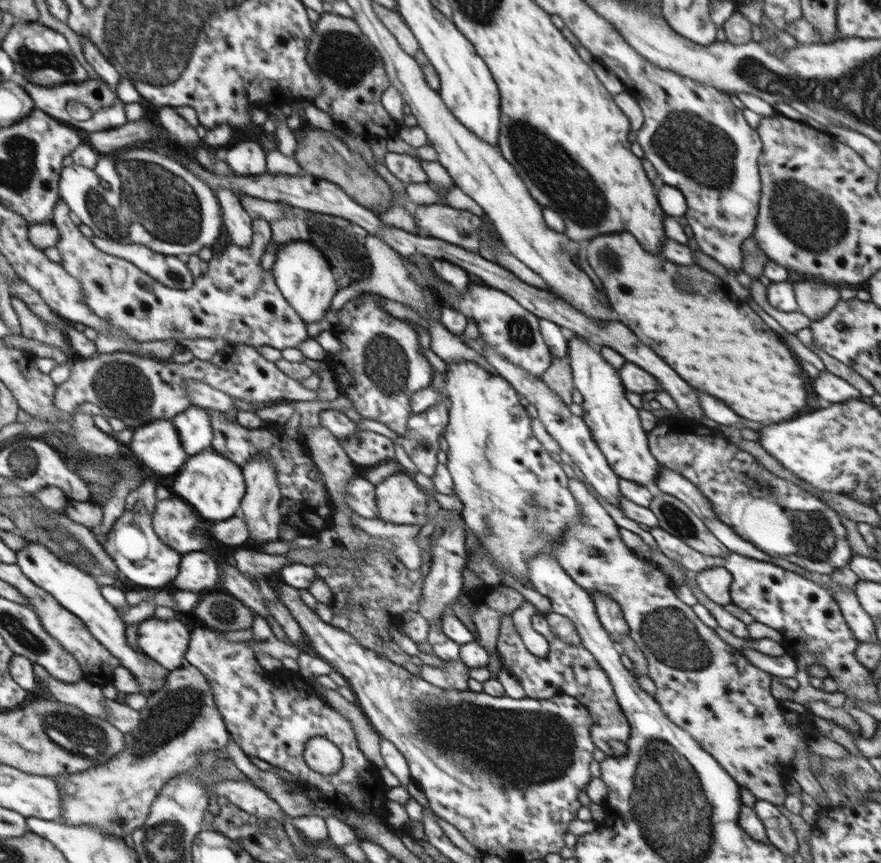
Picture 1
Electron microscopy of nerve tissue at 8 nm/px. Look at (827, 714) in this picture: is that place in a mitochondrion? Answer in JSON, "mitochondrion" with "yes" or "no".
{"mitochondrion":"no"}

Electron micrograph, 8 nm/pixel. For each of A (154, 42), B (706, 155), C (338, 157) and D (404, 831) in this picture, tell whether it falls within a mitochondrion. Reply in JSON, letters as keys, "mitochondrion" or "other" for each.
{"A":"mitochondrion","B":"mitochondrion","C":"mitochondrion","D":"other"}

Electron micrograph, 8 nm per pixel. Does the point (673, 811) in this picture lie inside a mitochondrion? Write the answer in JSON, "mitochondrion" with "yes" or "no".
{"mitochondrion":"yes"}

